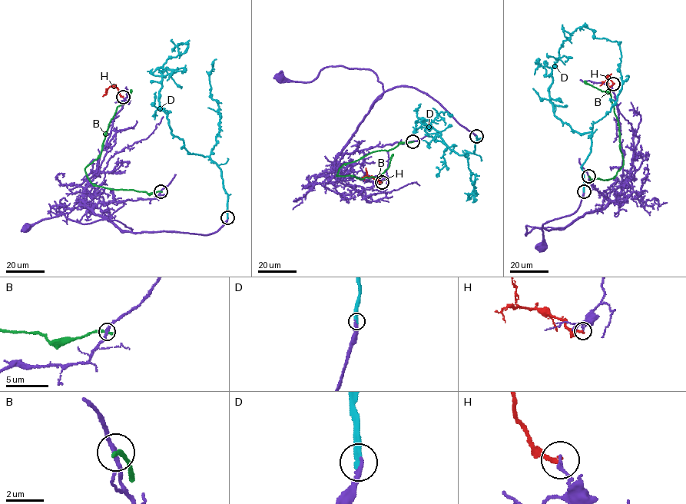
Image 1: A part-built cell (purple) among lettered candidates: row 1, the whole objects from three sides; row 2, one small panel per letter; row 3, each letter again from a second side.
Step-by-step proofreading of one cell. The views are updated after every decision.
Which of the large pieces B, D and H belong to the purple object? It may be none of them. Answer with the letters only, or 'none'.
D

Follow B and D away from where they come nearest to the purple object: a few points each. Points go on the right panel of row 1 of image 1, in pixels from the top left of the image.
B: (588, 176), (591, 180), (614, 178), (623, 160), (618, 123), (611, 95), (584, 81)
D: (584, 190), (592, 132), (581, 134), (557, 117), (548, 93), (563, 41), (582, 26), (595, 31)

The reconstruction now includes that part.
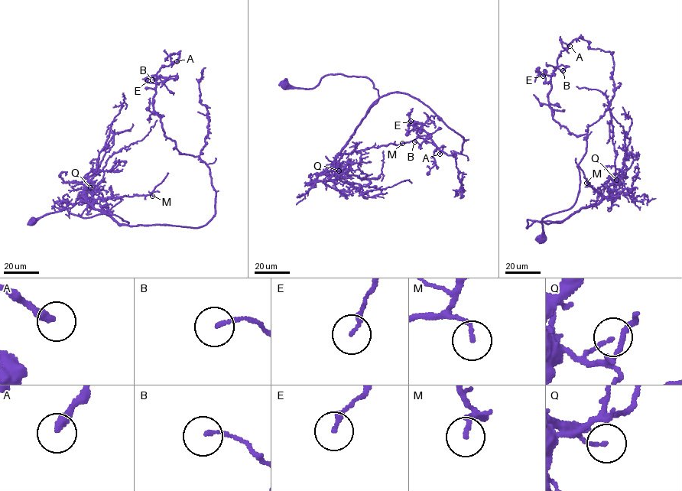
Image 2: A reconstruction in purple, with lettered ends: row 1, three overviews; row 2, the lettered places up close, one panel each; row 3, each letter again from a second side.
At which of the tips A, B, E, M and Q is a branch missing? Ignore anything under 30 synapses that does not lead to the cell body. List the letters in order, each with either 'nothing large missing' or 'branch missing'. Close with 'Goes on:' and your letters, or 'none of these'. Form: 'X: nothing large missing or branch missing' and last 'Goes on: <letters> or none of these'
A: nothing large missing
B: nothing large missing
E: nothing large missing
M: nothing large missing
Q: nothing large missing
Goes on: none of these

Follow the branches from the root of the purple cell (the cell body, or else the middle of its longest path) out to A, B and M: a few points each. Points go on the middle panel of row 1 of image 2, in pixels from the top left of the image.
A: (284, 85), (342, 74), (372, 82), (374, 104), (409, 94), (466, 140), (447, 154), (414, 121), (440, 154)
B: (284, 85), (366, 76), (374, 104), (409, 94), (466, 140), (447, 154), (414, 121), (427, 136), (414, 141)
M: (284, 85), (312, 89), (328, 74), (367, 77), (378, 91), (378, 100), (370, 108), (340, 153), (402, 143)

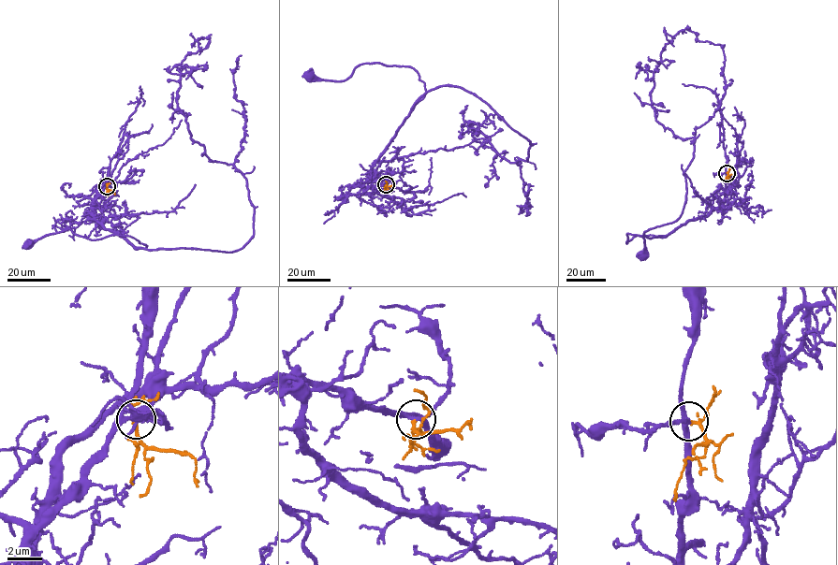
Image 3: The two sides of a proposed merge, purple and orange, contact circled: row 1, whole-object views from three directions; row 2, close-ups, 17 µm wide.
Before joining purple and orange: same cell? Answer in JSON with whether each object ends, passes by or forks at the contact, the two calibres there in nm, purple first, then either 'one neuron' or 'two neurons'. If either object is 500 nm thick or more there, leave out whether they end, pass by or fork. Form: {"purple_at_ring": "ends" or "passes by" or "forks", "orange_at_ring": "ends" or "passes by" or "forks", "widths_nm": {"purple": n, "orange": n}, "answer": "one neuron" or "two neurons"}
{"purple_at_ring": "forks", "orange_at_ring": "passes by", "widths_nm": {"purple": 170, "orange": 170}, "answer": "one neuron"}

